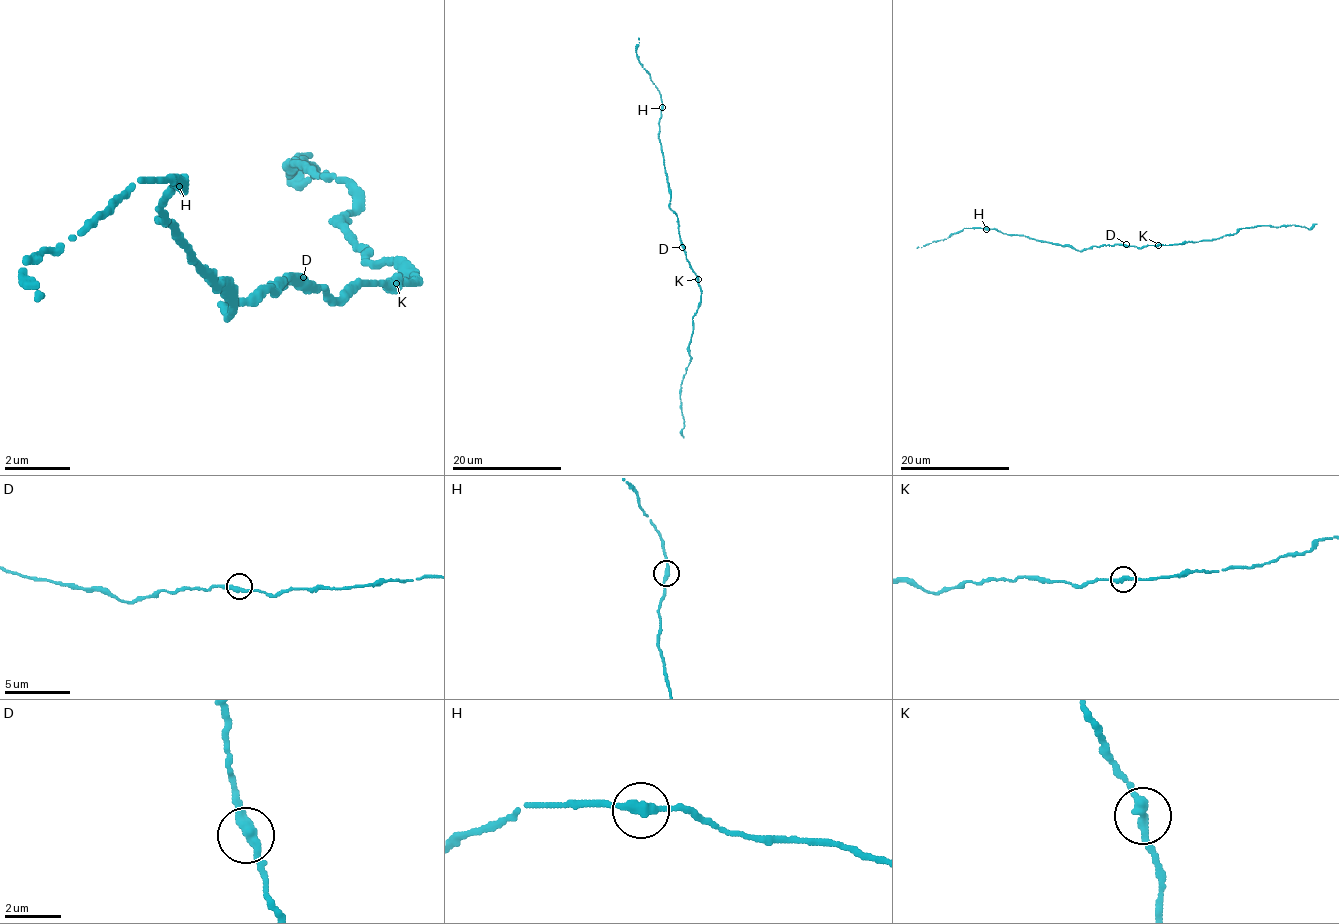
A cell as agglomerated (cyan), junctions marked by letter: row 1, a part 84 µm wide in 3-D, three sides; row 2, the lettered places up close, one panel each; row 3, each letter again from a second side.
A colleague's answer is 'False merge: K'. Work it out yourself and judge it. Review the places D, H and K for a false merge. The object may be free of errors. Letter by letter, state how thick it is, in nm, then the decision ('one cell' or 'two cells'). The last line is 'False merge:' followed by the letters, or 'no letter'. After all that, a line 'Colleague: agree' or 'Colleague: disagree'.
D: 320 nm thick; one cell
H: 300 nm thick; one cell
K: 320 nm thick; one cell
False merge: no letter
Colleague: disagree

